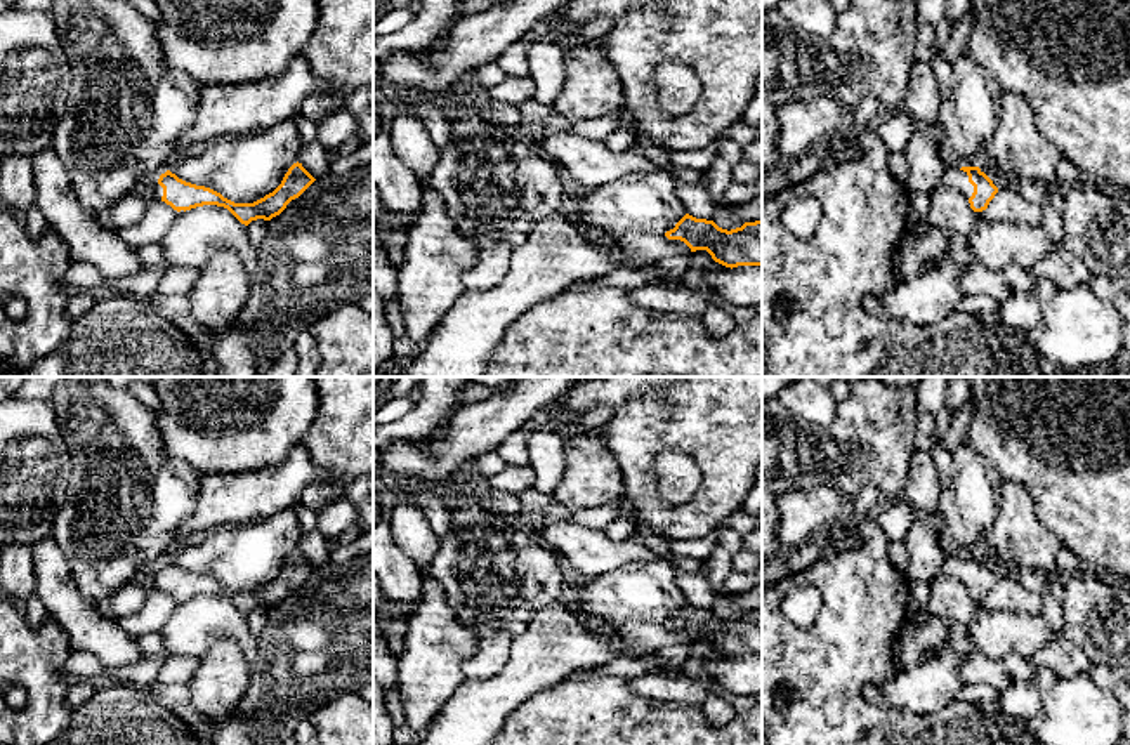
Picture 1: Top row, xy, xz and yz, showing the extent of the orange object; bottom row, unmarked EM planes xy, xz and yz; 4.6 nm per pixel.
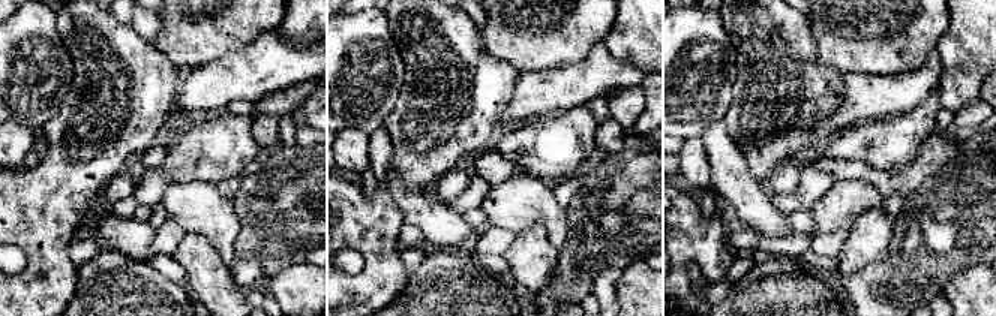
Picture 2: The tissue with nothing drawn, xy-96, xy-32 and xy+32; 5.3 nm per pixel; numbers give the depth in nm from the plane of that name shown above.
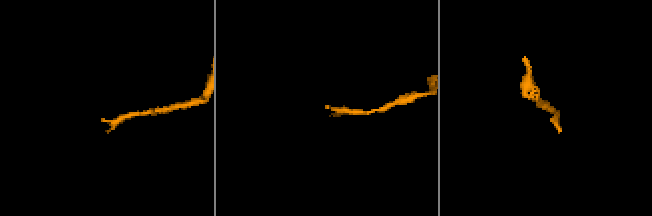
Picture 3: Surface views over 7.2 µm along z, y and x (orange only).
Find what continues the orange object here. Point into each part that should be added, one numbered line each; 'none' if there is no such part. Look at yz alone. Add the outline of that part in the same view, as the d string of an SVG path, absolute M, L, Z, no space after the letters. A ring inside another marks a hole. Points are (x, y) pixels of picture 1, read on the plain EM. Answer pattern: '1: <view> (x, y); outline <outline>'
1: yz (953, 566); outline M949 556L941 566L934 580L941 577L960 578L967 587L970 587L974 582L974 575L969 571L967 561L960 559L958 556Z

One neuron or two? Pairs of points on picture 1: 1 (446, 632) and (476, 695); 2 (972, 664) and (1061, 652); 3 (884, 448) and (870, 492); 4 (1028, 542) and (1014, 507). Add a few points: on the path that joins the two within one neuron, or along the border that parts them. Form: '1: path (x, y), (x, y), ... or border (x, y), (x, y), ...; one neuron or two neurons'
1: border (466, 678), (440, 711); two neurons
2: path (995, 669), (1023, 669), (1038, 660); one neuron
3: border (851, 499), (867, 485), (873, 485), (884, 502); two neurons
4: path (1019, 534), (1016, 530), (1016, 516); one neuron

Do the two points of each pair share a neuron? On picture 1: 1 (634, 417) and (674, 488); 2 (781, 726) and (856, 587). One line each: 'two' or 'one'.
1: two
2: one

